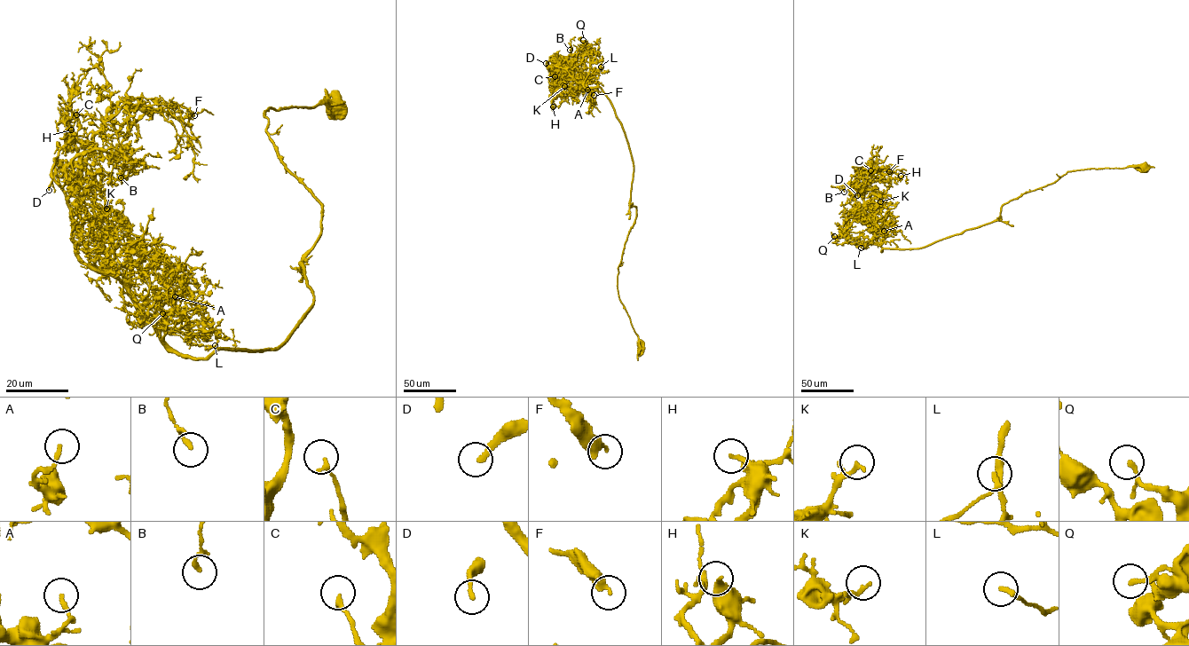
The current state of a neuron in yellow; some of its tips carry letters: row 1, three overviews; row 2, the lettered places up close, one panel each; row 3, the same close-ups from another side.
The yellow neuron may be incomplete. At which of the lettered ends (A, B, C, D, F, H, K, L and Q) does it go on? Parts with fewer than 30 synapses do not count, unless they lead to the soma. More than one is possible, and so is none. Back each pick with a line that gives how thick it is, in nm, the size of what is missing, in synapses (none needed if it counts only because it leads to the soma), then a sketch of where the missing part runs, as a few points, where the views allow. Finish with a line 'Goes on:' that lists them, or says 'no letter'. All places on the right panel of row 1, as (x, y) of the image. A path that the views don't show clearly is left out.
D: Thickness 220 nm. Roughly 180 synapses. Course of what is missing: (857, 195), (854, 203), (865, 206)
Goes on: D

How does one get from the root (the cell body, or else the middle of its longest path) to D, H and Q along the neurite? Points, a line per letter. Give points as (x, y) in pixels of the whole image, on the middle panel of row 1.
D: (641, 348), (617, 286), (636, 216), (629, 206), (633, 163), (628, 142), (600, 87), (586, 88), (546, 63)
H: (641, 348), (617, 286), (636, 216), (621, 124), (600, 87), (586, 88), (555, 66), (547, 68), (553, 106)
Q: (641, 348), (617, 286), (636, 216), (633, 163), (610, 100), (584, 86), (583, 40)

